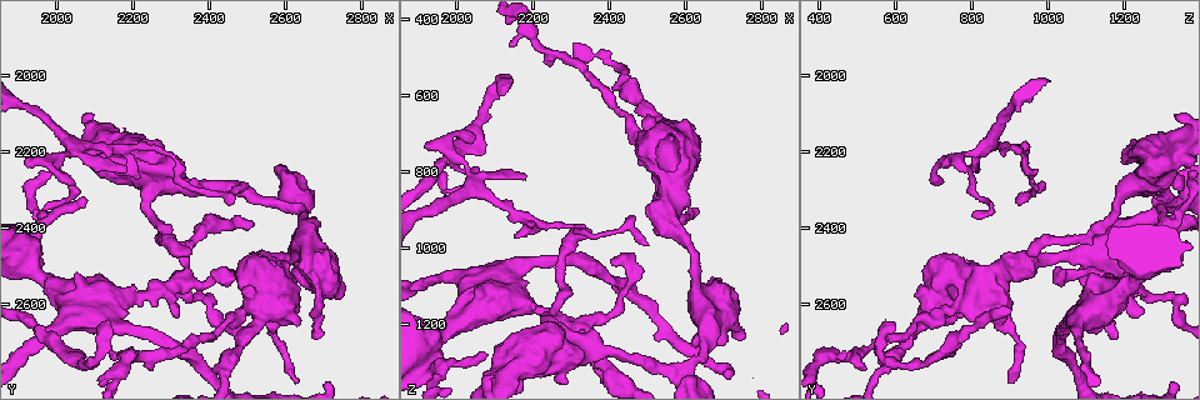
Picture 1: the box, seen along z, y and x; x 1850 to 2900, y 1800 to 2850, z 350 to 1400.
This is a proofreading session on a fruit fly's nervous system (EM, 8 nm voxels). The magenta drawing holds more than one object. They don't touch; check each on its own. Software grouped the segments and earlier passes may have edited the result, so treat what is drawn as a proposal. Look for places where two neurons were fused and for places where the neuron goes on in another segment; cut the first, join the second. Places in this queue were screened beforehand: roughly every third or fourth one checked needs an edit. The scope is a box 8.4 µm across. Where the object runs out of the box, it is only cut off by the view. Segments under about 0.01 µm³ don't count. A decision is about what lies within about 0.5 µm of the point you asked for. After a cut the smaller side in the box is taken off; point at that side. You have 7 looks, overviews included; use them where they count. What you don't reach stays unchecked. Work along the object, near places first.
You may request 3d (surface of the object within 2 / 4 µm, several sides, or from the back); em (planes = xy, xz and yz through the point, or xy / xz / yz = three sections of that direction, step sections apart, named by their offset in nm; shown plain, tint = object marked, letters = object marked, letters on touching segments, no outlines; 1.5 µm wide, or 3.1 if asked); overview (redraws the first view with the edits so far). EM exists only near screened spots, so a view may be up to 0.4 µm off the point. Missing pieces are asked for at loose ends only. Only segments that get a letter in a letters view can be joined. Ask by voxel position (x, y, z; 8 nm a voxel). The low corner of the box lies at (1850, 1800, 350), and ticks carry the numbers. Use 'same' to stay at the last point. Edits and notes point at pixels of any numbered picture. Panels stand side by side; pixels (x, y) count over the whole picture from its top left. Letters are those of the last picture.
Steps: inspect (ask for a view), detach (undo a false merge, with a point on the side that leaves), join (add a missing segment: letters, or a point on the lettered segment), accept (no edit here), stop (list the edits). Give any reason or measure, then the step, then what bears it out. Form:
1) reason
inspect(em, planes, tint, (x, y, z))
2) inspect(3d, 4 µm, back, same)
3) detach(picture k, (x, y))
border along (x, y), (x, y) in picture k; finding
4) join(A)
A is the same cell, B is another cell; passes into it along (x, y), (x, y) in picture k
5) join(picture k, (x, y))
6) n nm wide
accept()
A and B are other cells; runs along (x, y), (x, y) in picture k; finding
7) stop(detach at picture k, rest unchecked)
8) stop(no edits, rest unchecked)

sudden change in width
inspect(3d, 4 µm, back, (2570, 2655, 885))

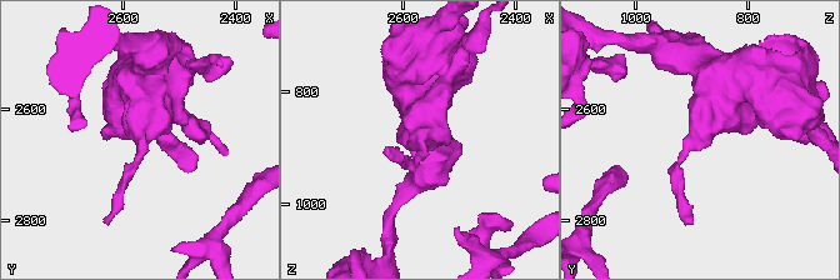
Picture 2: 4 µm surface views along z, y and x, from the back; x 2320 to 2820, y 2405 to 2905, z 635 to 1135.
inspect(em, planes, tint, (2570, 2655, 885))

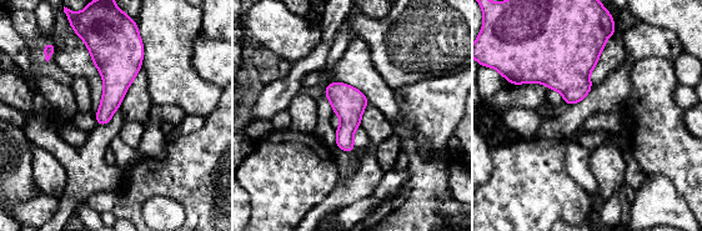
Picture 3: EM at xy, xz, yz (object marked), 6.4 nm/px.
what lies round it
inspect(em, planes, letters, same)

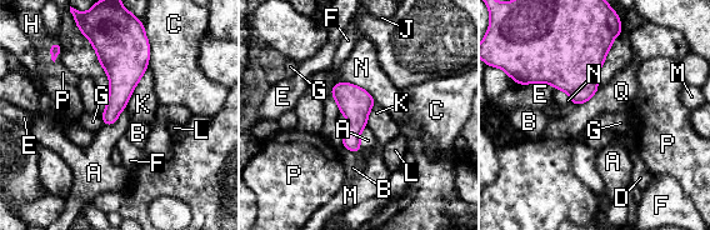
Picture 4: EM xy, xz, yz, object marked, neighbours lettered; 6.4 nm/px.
accept()
A, B, C, D, E, F, G, H, J, K, L, M, N, P and Q are other cells; border along (148, 66), (125, 106) in picture 4; continuous, no second neuron

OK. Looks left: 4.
sudden change in width
inspect(3d, 4 µm, back, (2190, 2580, 1160))

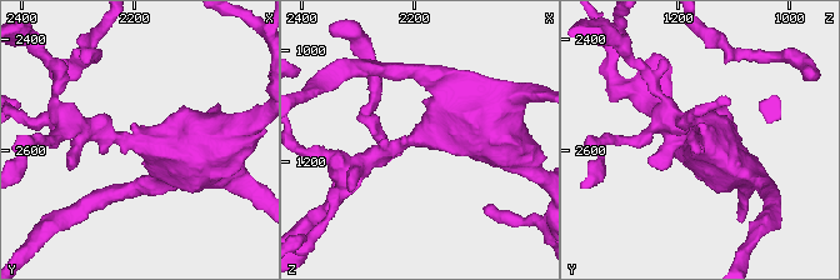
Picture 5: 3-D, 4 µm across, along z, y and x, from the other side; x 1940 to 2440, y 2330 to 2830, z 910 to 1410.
arms of 260, 750 nm
inspect(em, planes, tint, (2195, 2585, 1160))

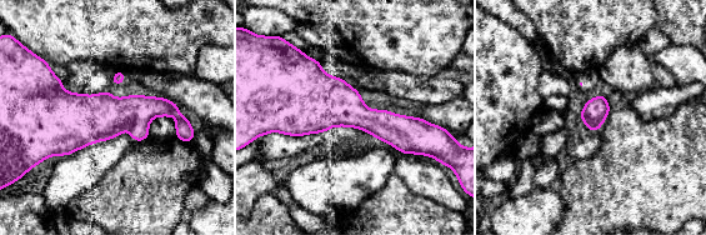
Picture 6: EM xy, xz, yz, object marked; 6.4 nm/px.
inspect(em, planes, letters, same)

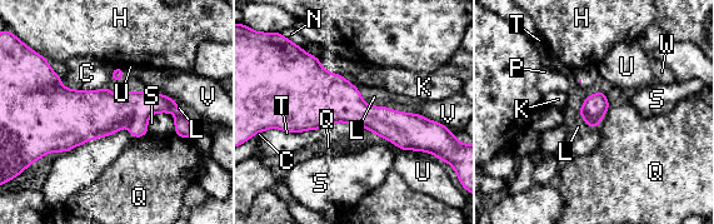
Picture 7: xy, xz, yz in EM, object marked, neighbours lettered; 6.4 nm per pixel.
accept()
C, H, K, L, N, P, Q, S, T, U, V and W are other cells; border along (609, 106), (597, 127) in picture 7; all the same neuron

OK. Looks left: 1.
stop(no edits, rest unchecked)

